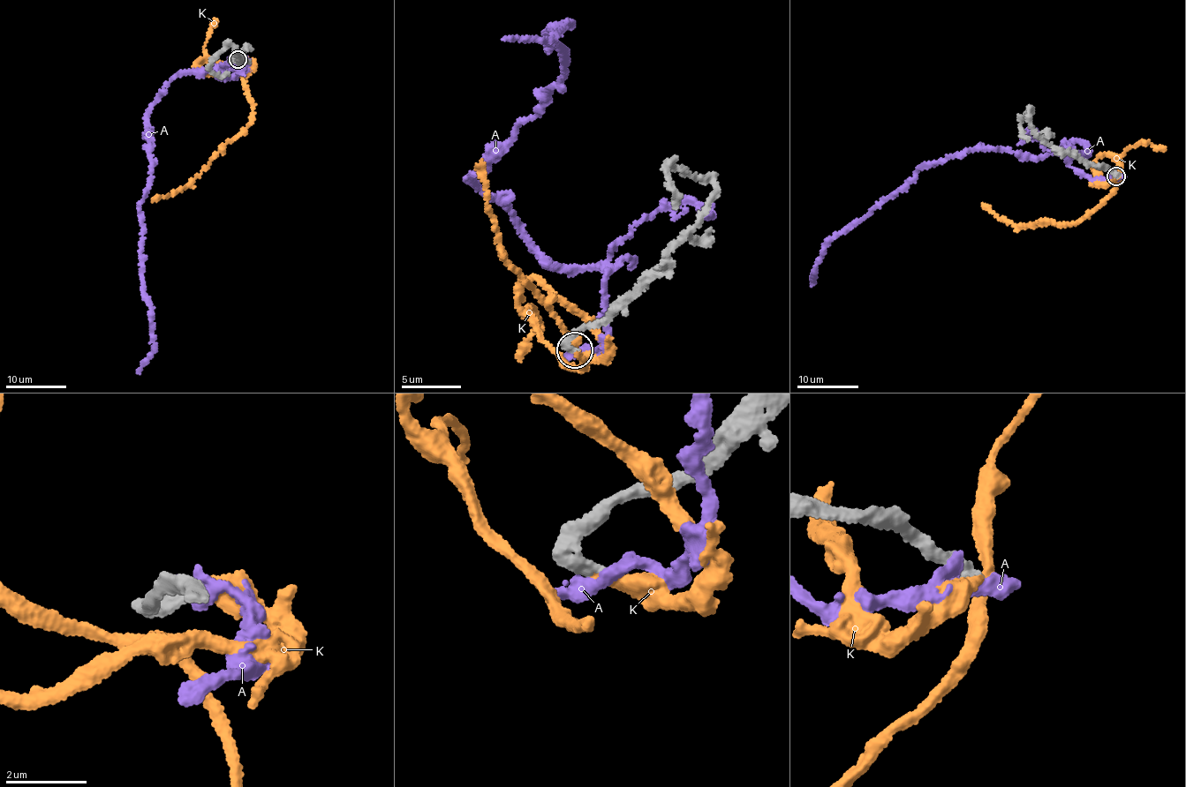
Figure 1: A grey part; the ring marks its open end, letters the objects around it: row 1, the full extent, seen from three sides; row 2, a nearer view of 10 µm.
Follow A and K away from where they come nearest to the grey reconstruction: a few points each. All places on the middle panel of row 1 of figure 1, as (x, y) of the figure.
A: (578, 350), (608, 334), (604, 273), (547, 260), (472, 174), (557, 83), (544, 33), (568, 26), (502, 39)
K: (576, 351), (604, 345), (575, 309), (531, 278), (519, 303), (570, 369), (585, 363), (500, 249), (481, 159)

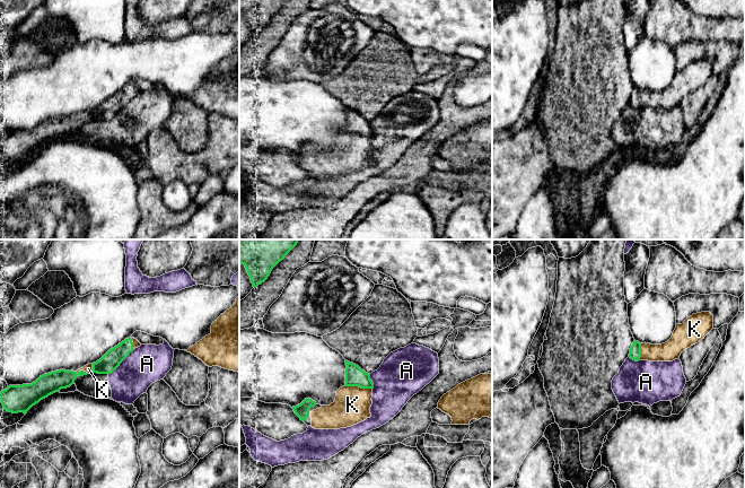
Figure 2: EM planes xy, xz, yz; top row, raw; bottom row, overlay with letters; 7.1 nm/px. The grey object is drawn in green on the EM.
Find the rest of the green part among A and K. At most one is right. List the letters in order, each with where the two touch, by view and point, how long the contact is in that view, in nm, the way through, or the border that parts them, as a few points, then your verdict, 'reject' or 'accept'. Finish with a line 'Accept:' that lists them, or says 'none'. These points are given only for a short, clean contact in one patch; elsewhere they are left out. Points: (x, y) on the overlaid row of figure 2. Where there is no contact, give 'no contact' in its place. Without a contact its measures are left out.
A: xy (121, 362) | 260 nm | reject
K: xz (359, 386) | 190 nm | accept
Accept: K

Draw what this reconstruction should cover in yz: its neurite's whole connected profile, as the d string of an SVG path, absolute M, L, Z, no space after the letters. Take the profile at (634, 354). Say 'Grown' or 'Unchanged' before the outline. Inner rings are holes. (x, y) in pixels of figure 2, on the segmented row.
Grown. M701 312L687 317L682 324L676 324L672 338L661 345L640 343L633 341L629 357L636 361L673 361L681 354L698 343L713 329L713 315Z

